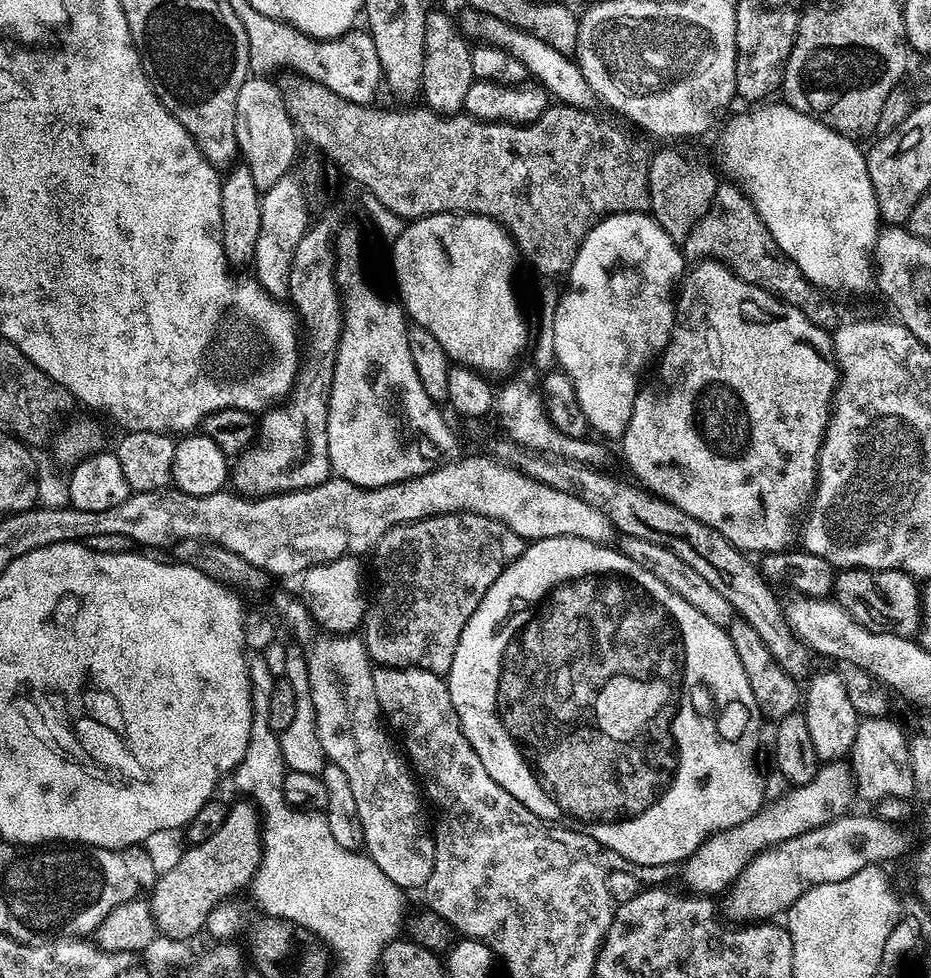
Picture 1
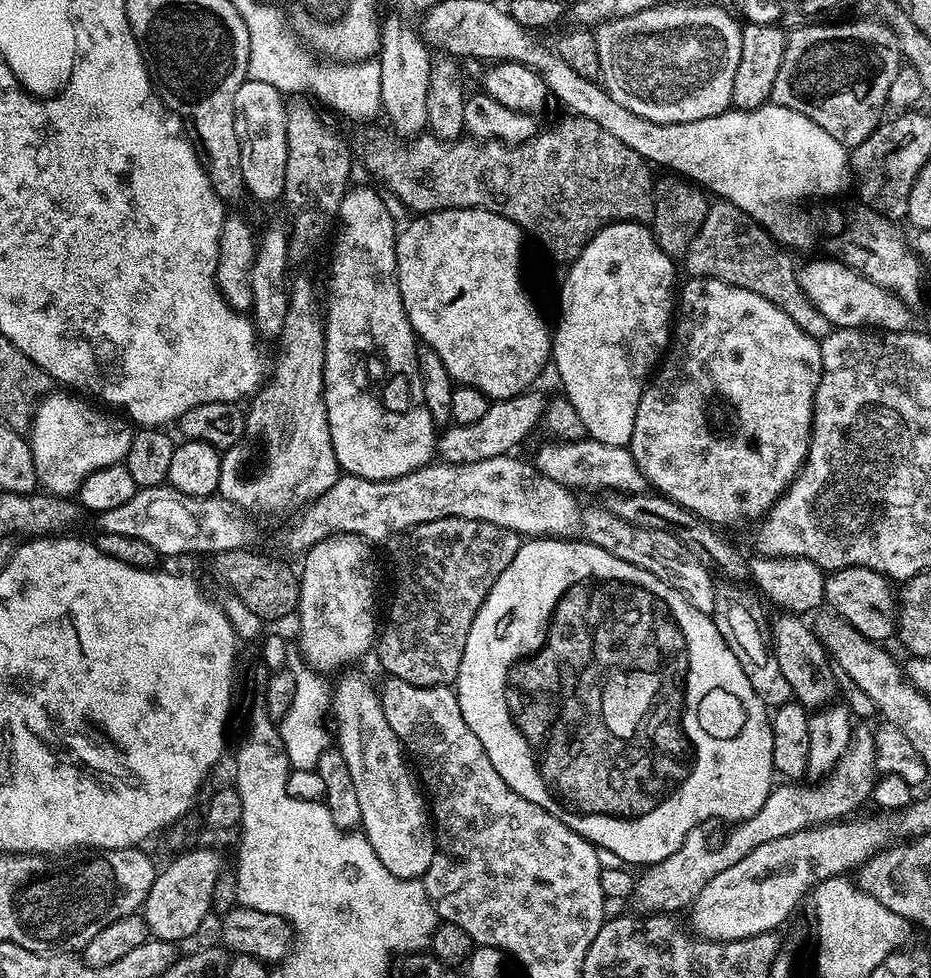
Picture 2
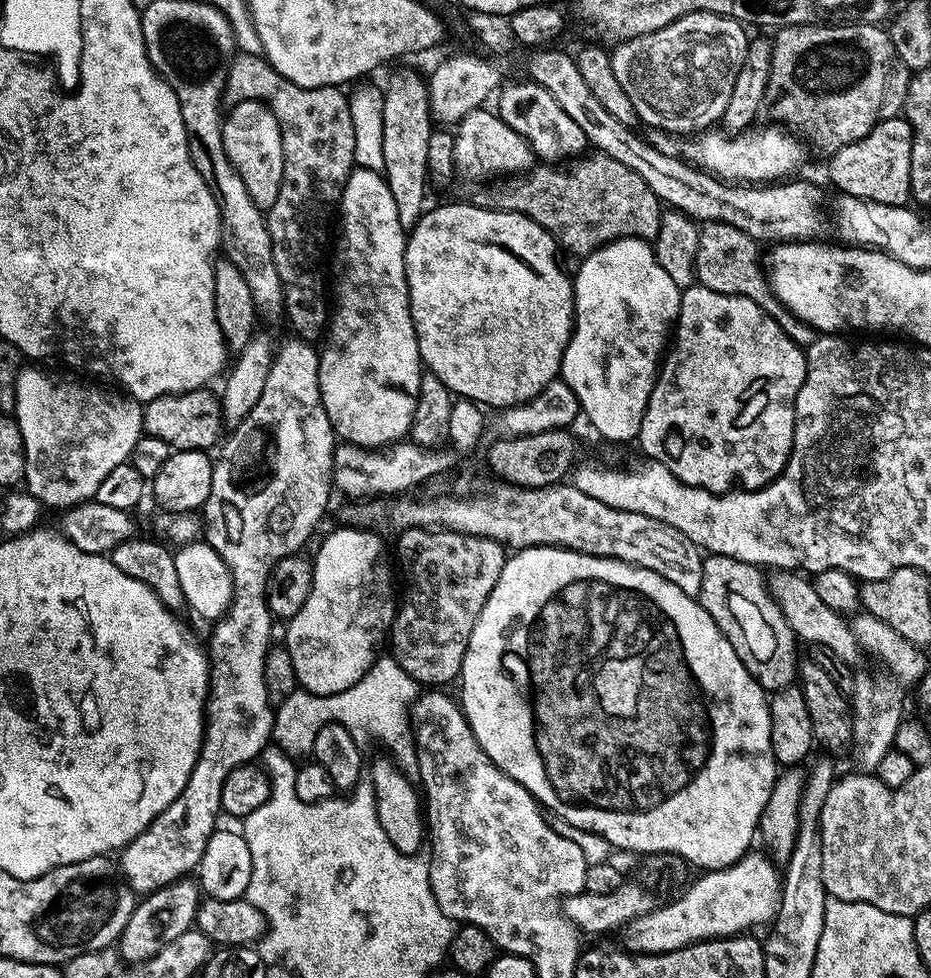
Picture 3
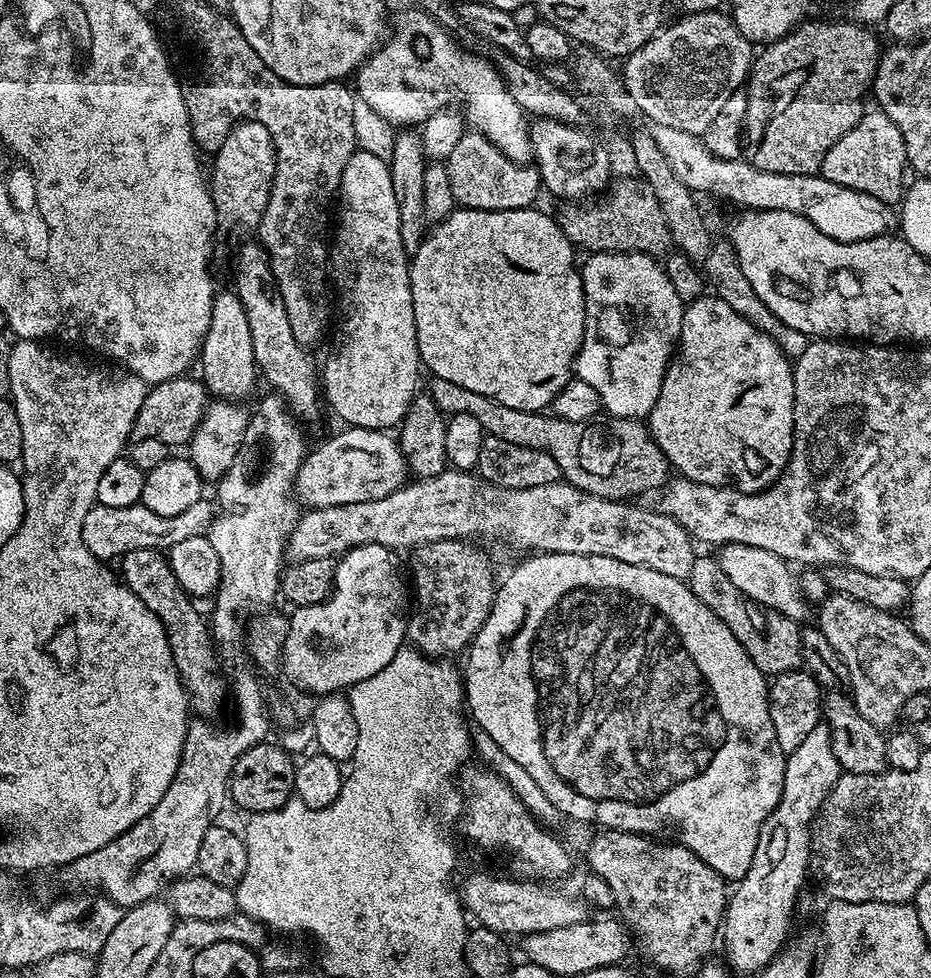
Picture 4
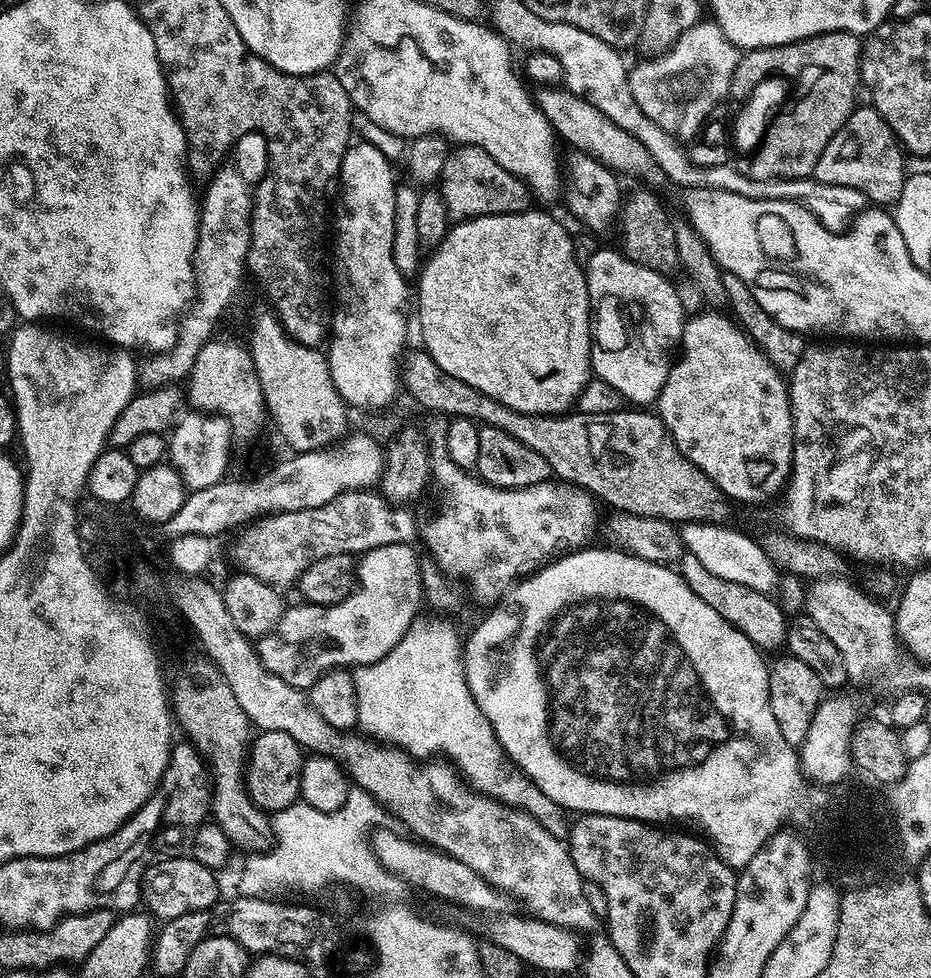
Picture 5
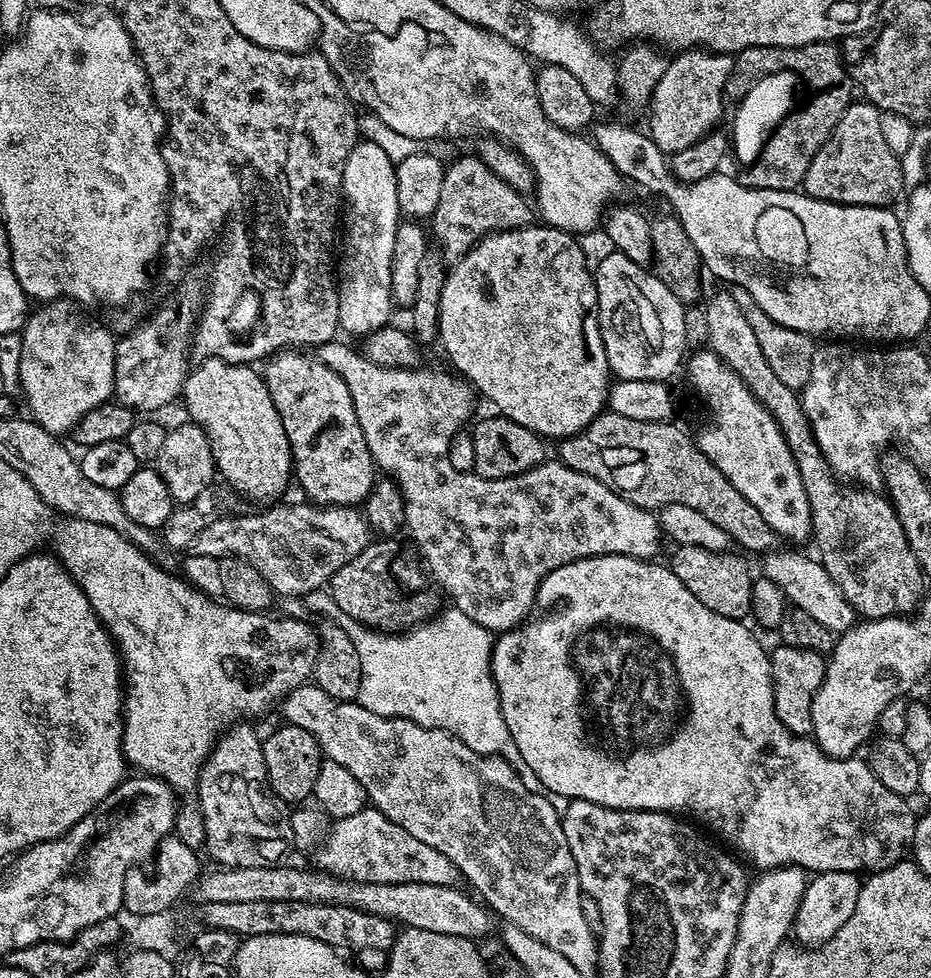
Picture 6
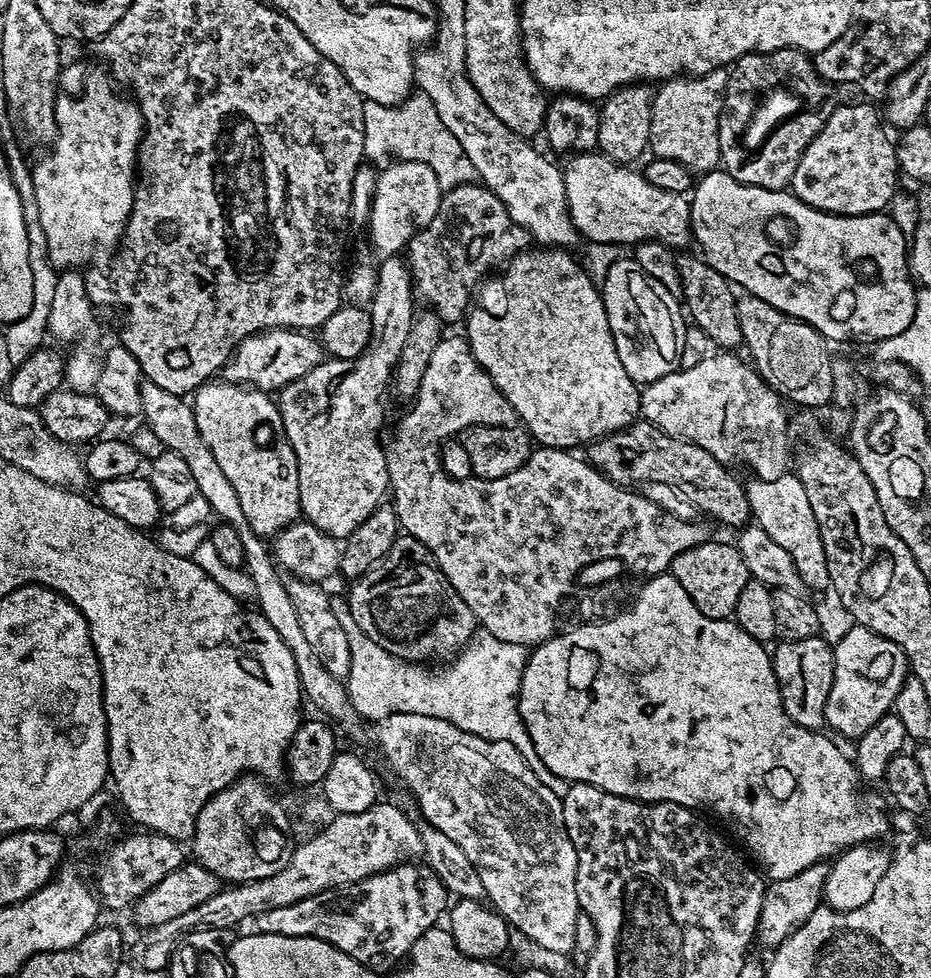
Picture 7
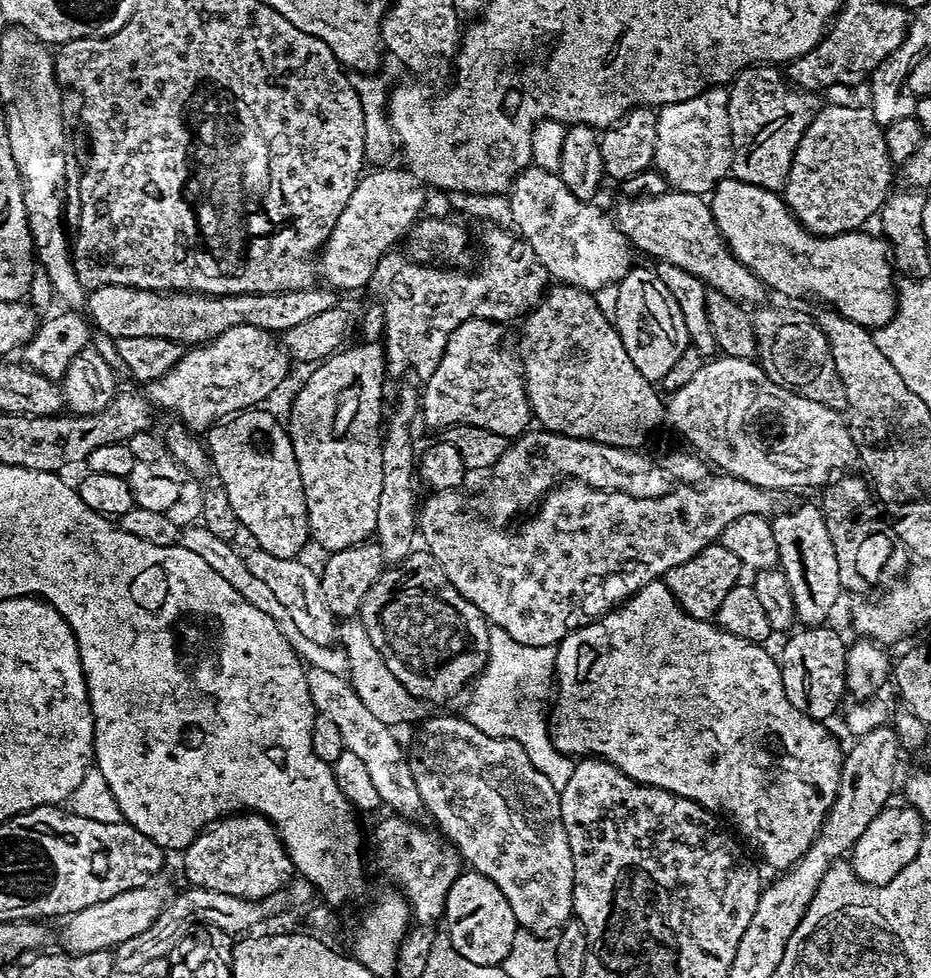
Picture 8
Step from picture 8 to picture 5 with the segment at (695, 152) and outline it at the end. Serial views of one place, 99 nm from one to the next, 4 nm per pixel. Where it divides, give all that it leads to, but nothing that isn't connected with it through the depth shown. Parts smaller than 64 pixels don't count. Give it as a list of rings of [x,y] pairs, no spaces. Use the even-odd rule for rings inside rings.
[[[714,22],[695,24],[693,28],[686,30],[686,34],[682,34],[682,38],[678,38],[678,42],[674,42],[671,50],[660,56],[641,59],[641,64],[629,71],[628,81],[634,94],[634,102],[638,102],[642,114],[646,114],[650,122],[658,122],[662,130],[666,130],[681,142],[691,141],[708,117],[719,109],[716,107],[726,100],[730,90],[730,78],[733,77],[741,53],[741,49],[735,48],[730,38],[726,38],[726,34],[722,34],[722,30]]]

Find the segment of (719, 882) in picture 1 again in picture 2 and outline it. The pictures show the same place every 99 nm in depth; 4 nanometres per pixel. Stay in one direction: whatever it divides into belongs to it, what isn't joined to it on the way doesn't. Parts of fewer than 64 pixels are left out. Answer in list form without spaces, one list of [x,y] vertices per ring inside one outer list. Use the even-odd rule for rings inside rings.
[[[860,722],[853,727],[852,730],[852,741],[850,742],[850,746],[846,750],[846,754],[842,754],[842,758],[836,763],[834,766],[834,770],[829,774],[829,776],[824,777],[823,780],[813,783],[811,786],[812,788],[800,788],[804,786],[797,786],[795,783],[792,782],[784,782],[781,783],[773,792],[766,798],[766,802],[764,803],[764,807],[766,811],[759,812],[757,816],[751,816],[749,820],[745,820],[743,822],[737,823],[735,825],[736,828],[733,830],[732,833],[729,834],[728,837],[725,838],[724,841],[721,842],[720,845],[717,846],[717,848],[711,848],[710,845],[707,844],[706,841],[704,841],[703,831],[700,830],[693,830],[688,833],[687,836],[685,836],[684,841],[682,842],[682,846],[677,850],[676,852],[672,852],[670,854],[670,858],[662,858],[662,862],[658,862],[657,864],[649,864],[647,867],[643,869],[644,873],[639,873],[639,875],[636,876],[636,885],[634,886],[632,890],[632,895],[630,897],[630,904],[633,904],[635,911],[640,914],[676,914],[676,911],[679,910],[679,908],[687,909],[689,905],[691,905],[692,901],[695,900],[696,895],[702,890],[702,886],[706,886],[706,882],[710,882],[710,878],[718,878],[718,874],[722,874],[722,870],[730,870],[730,866],[734,866],[734,862],[742,862],[742,858],[746,858],[746,854],[750,854],[750,850],[754,850],[757,848],[759,844],[762,842],[770,842],[774,838],[778,838],[779,836],[788,836],[792,832],[802,832],[805,828],[812,826],[812,825],[822,825],[827,824],[829,822],[836,822],[839,821],[841,818],[847,817],[844,816],[847,814],[847,812],[852,812],[855,810],[856,807],[859,806],[859,804],[868,804],[871,794],[872,794],[872,788],[875,786],[876,781],[878,779],[878,769],[876,767],[876,738],[874,735],[874,728],[871,723],[868,722]]]

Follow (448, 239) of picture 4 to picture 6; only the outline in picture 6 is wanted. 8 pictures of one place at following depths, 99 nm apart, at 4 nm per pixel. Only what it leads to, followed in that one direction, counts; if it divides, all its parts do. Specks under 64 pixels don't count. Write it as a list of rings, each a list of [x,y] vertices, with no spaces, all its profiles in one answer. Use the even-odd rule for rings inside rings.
[[[536,222],[527,228],[510,228],[502,232],[489,232],[487,236],[480,237],[473,248],[469,248],[463,256],[455,261],[456,264],[447,269],[444,277],[444,285],[440,294],[438,306],[438,344],[444,347],[451,367],[463,379],[472,385],[477,393],[480,392],[493,404],[495,411],[501,416],[518,422],[518,426],[526,426],[537,436],[549,438],[553,436],[556,442],[566,436],[573,436],[582,431],[594,418],[605,411],[608,402],[608,389],[610,387],[610,373],[608,371],[608,359],[600,333],[598,322],[598,294],[596,293],[596,281],[593,269],[588,268],[588,260],[580,249],[580,244],[575,235],[564,232],[560,228],[550,228],[543,223]]]

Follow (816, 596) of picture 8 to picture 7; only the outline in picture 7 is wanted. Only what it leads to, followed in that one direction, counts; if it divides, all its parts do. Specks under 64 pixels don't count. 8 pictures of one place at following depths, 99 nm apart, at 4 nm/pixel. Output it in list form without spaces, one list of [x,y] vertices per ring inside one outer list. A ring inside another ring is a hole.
[[[789,474],[782,478],[773,480],[749,479],[746,484],[748,501],[752,507],[751,519],[759,528],[766,530],[786,554],[790,554],[790,562],[794,562],[794,570],[800,576],[800,583],[805,589],[813,588],[820,592],[823,588],[827,589],[830,585],[830,574],[826,570],[826,550],[822,550],[822,534],[818,534],[818,521],[814,518],[814,510],[810,507],[810,501],[806,499],[806,490],[802,487],[800,477]]]

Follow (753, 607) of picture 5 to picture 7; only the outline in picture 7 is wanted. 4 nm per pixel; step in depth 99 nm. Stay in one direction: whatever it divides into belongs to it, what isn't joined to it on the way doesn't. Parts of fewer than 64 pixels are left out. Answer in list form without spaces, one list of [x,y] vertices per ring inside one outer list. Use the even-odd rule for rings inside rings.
[[[710,538],[705,544],[678,554],[678,558],[674,558],[672,563],[670,575],[682,590],[686,590],[696,609],[702,610],[706,618],[719,620],[727,620],[735,613],[738,594],[742,594],[742,586],[746,586],[750,578],[739,547],[735,543],[719,544],[716,538]]]

